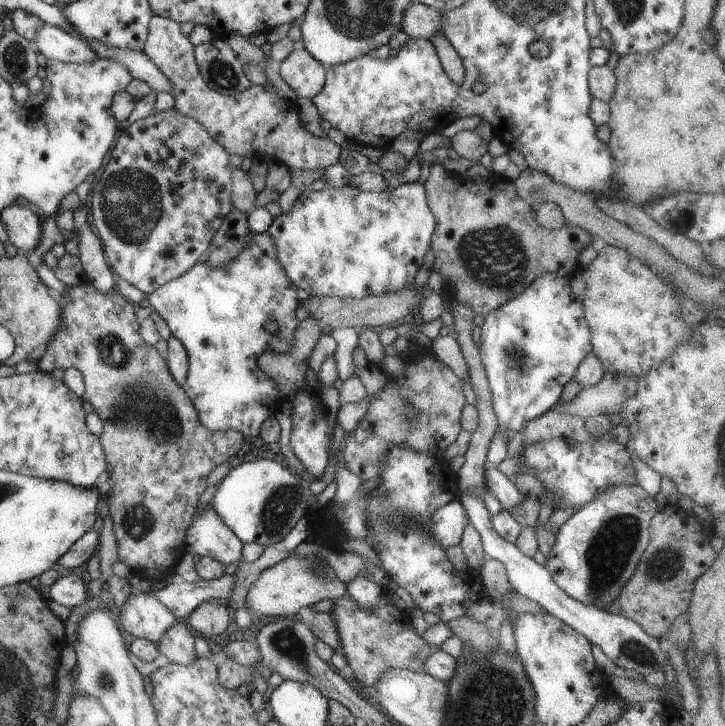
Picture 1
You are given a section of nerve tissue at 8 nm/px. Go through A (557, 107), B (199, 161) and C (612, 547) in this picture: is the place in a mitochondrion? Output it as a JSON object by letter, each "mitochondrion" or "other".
{"A":"other","B":"other","C":"mitochondrion"}

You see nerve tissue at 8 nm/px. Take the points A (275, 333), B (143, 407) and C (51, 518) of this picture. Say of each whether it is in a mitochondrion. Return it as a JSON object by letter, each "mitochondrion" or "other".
{"A":"other","B":"mitochondrion","C":"other"}

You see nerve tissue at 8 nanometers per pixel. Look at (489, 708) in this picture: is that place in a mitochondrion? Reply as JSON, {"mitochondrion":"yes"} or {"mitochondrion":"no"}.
{"mitochondrion":"yes"}

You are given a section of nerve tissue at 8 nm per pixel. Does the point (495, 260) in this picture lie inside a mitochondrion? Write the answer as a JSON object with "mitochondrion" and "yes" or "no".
{"mitochondrion":"yes"}

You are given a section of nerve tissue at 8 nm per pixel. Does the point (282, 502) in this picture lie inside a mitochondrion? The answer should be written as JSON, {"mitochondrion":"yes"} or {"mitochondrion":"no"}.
{"mitochondrion":"yes"}

